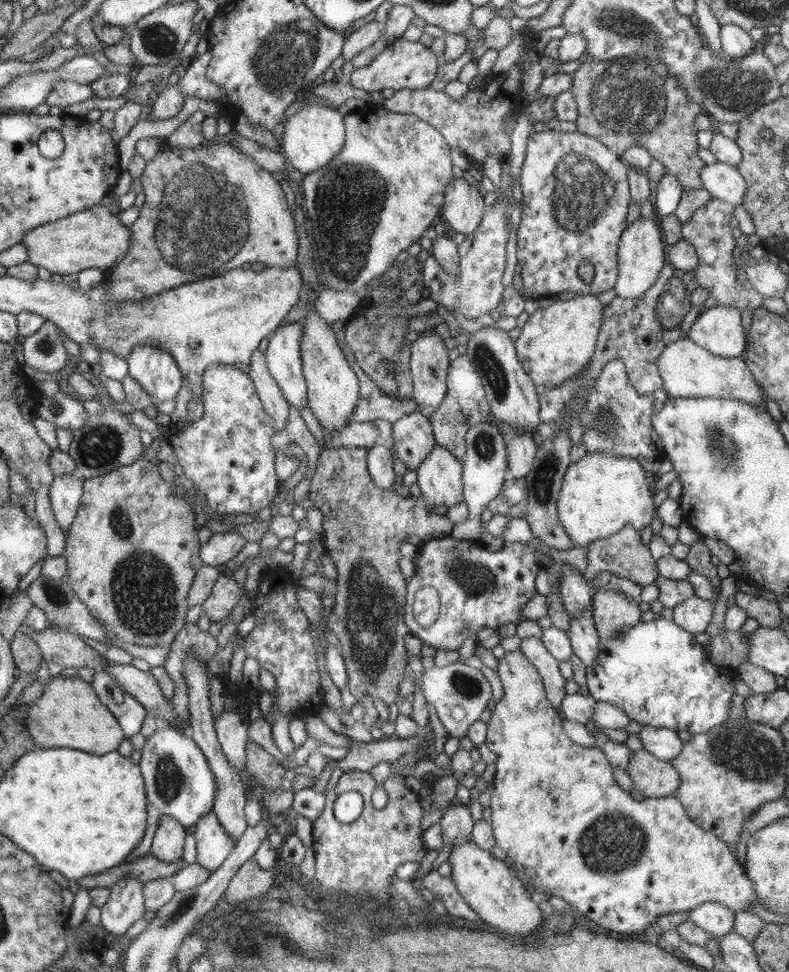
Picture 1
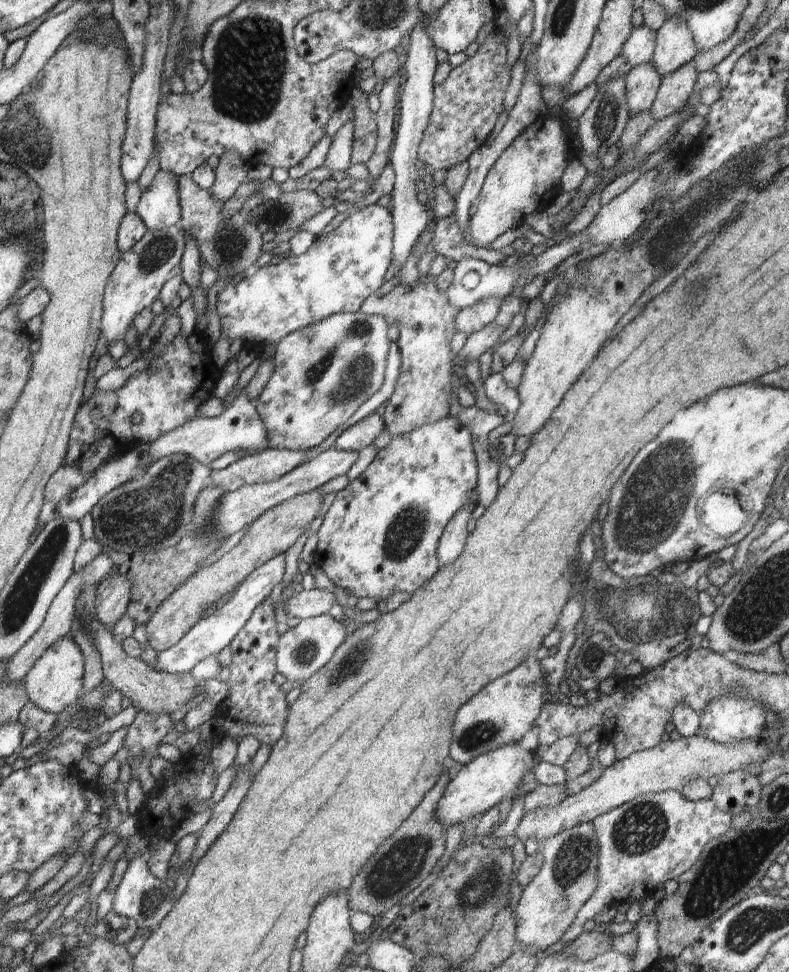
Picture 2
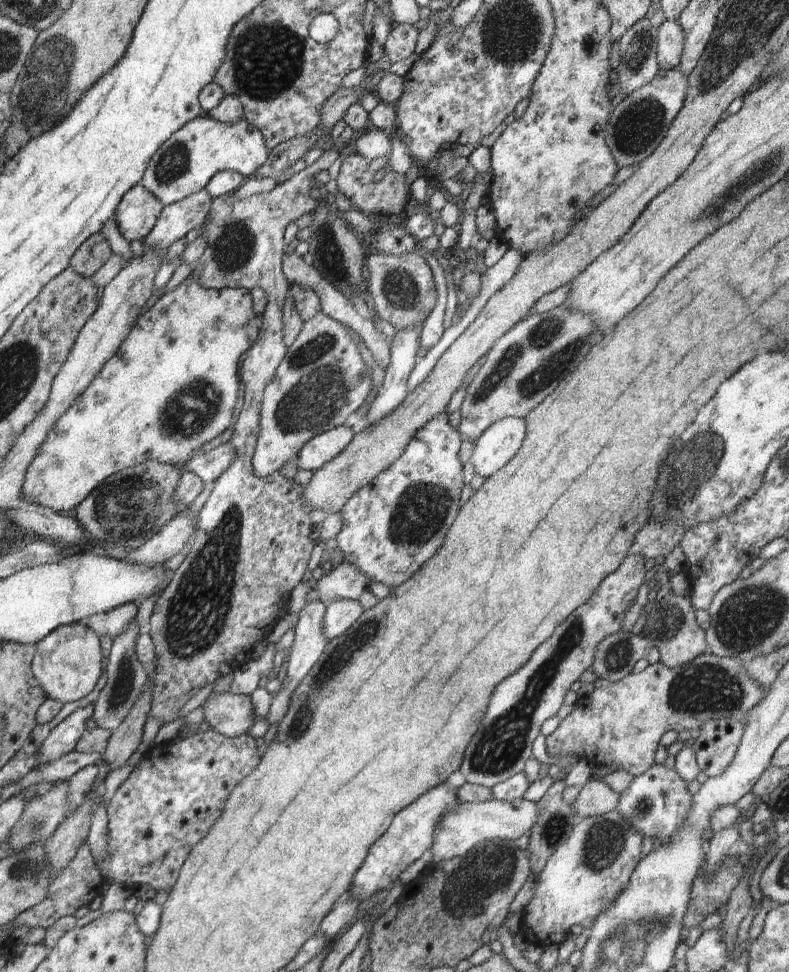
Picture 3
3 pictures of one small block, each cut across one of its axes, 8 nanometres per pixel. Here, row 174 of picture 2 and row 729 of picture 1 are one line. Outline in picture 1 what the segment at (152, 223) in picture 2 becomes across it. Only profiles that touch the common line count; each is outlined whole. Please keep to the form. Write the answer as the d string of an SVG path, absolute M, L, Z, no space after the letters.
M161 725L152 736L147 737L141 753L138 766L145 782L147 802L154 806L154 809L157 809L160 815L174 817L182 826L187 828L195 825L199 818L205 817L210 811L213 812L213 800L217 793L217 784L204 753L198 748L190 735L182 734L179 730Z

